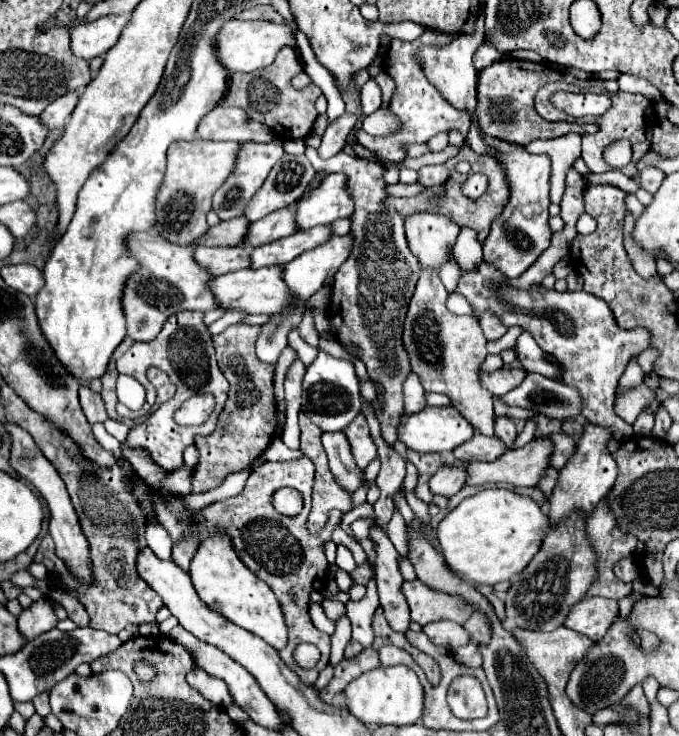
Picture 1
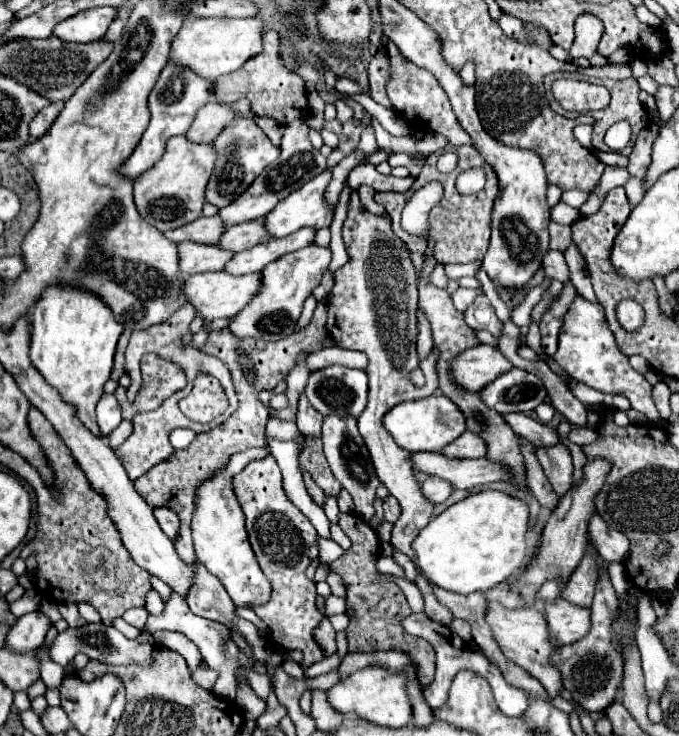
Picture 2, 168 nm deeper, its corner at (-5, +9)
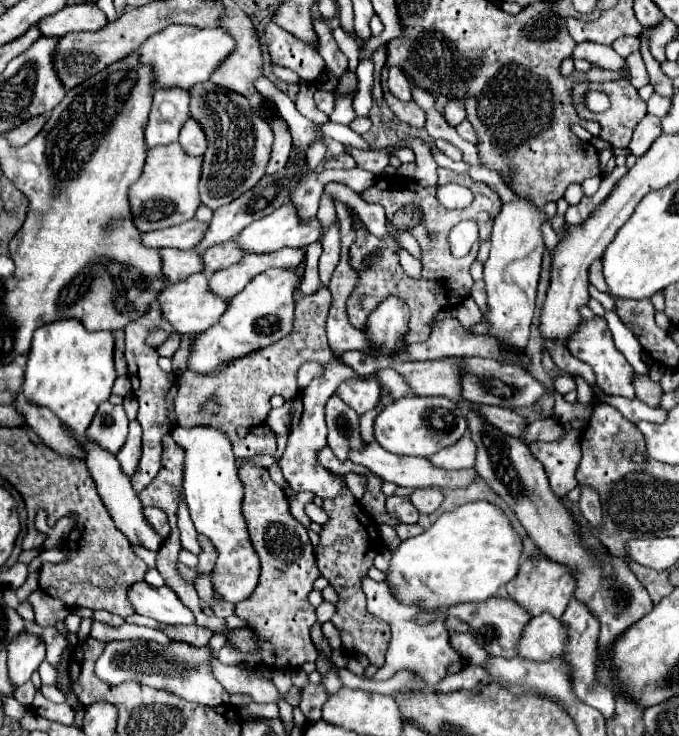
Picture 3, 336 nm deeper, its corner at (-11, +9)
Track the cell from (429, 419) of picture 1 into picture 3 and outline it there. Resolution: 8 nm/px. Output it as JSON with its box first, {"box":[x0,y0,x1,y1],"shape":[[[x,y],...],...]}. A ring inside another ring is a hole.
{"box":[374,396,468,458],"shape":[[[406,396],[386,404],[386,408],[374,422],[374,436],[376,442],[388,452],[430,458],[438,450],[456,444],[464,436],[466,428],[468,428],[466,416],[456,402],[448,398]]]}

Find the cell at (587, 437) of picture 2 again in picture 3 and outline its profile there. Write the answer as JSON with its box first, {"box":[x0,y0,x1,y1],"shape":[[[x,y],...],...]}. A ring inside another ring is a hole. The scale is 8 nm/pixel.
{"box":[522,418,564,442],"shape":[[[542,418],[536,422],[530,422],[526,428],[526,434],[522,436],[524,442],[532,442],[532,440],[544,440],[544,442],[554,442],[554,440],[562,440],[564,436],[564,428],[558,420],[554,418]]]}

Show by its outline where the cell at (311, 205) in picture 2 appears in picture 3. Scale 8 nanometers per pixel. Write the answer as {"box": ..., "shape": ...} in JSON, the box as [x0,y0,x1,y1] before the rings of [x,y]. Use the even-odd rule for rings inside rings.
{"box":[236,202,322,252],"shape":[[[286,202],[276,212],[264,216],[262,220],[256,220],[248,228],[244,228],[238,234],[236,242],[240,244],[240,248],[244,248],[248,252],[274,252],[274,250],[284,248],[284,246],[300,246],[300,248],[304,248],[310,242],[318,240],[320,238],[320,232],[322,232],[322,224],[320,224],[320,220],[316,216],[310,218],[310,220],[304,220],[298,214],[296,204],[294,202]]]}

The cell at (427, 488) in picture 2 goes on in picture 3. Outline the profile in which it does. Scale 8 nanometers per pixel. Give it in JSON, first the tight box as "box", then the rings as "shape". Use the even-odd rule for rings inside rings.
{"box":[410,488,444,514],"shape":[[[422,488],[422,490],[416,490],[410,496],[410,500],[418,508],[420,514],[432,514],[434,510],[440,508],[444,500],[444,492],[440,488]]]}

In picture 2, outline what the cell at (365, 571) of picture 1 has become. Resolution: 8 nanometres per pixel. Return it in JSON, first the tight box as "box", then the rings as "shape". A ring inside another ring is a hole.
{"box":[330,512,436,686],"shape":[[[356,512],[340,514],[338,526],[352,540],[352,548],[330,564],[330,572],[338,574],[346,586],[346,614],[350,618],[350,624],[346,628],[348,650],[352,640],[358,636],[358,648],[360,648],[358,652],[378,652],[378,650],[406,652],[418,666],[420,686],[430,684],[436,670],[434,650],[426,640],[408,636],[400,626],[400,620],[410,614],[410,606],[406,602],[404,592],[394,582],[380,580],[380,574],[376,570],[376,558],[380,552],[380,540],[376,530],[370,528],[370,524],[366,524],[366,520],[362,520],[362,516],[358,516]]]}

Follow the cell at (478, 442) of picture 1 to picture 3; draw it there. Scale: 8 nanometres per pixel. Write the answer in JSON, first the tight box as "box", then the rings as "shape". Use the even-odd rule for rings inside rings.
{"box":[430,436,476,470],"shape":[[[464,436],[456,444],[440,450],[434,456],[430,456],[430,460],[438,468],[446,468],[446,470],[472,468],[474,460],[476,460],[476,444],[468,436]]]}

